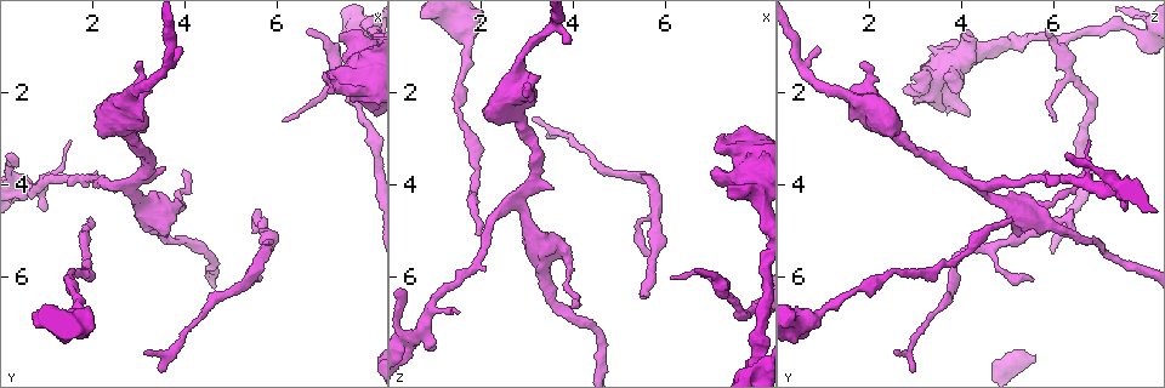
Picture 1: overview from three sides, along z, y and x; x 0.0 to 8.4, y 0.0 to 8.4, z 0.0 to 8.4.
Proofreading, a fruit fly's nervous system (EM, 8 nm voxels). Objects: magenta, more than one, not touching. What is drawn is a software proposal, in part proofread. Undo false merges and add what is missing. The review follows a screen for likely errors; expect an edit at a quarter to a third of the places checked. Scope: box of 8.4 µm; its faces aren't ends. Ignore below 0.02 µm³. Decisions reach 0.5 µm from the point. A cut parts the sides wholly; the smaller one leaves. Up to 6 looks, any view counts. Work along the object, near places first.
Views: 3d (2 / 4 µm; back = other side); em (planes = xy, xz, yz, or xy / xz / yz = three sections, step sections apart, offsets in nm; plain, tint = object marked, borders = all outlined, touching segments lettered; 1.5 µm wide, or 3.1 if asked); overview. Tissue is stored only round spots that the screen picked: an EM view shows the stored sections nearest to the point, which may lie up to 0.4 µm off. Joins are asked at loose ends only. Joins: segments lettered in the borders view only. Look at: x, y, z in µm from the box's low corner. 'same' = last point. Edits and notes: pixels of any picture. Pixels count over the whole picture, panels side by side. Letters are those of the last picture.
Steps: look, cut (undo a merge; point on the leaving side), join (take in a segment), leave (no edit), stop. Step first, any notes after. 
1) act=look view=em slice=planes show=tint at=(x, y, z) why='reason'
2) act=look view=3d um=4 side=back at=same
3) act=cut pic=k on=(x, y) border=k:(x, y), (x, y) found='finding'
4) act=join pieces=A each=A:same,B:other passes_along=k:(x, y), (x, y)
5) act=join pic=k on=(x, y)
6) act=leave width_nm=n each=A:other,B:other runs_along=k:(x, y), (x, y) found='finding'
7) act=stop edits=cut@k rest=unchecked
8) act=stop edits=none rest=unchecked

act=look view=em slice=planes show=plain at=(1.60, 6.30, 1.75) why='thick turns thin'

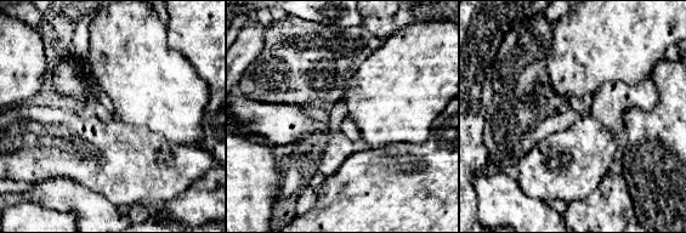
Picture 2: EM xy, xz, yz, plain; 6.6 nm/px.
act=look view=em slice=planes show=borders at=same

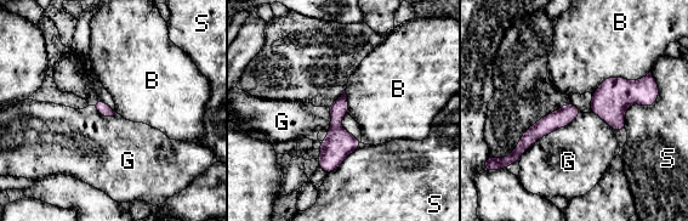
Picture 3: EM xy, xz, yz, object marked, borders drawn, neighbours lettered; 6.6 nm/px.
act=leave each=B:other,G:other,S:other found='all the same neuron'

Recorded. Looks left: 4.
act=look view=em slice=planes show=borders at=(6.65, 0.75, 5.80) why='branch stops here'

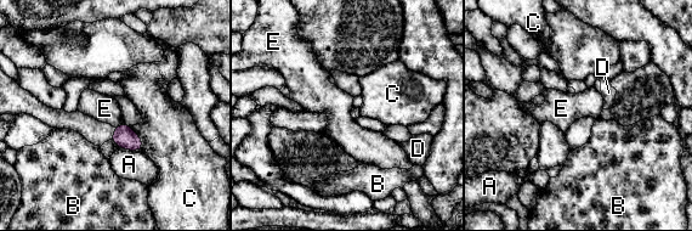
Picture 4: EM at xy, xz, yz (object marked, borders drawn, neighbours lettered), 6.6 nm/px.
act=leave width_nm=140 each=A:other,B:other,C:other,D:other,E:other found='none of them fits'

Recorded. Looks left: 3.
act=look view=em slice=planes show=tint at=(7.70, 1.85, 2.70) why='free end'

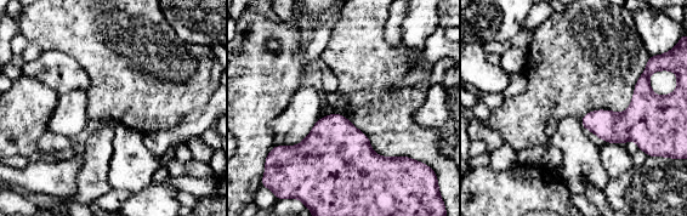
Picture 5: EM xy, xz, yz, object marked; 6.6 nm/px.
act=look view=em slice=planes show=borders at=same

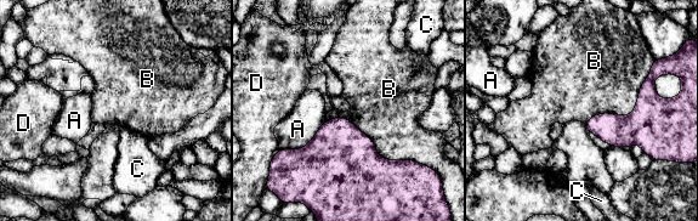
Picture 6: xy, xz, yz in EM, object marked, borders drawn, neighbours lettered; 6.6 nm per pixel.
act=leave each=A:other,B:other,C:other,D:other border=6:(652, 66), (630, 114), (585, 124) found='none of them fits'

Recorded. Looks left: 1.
act=stop edits=none rest=unchecked

